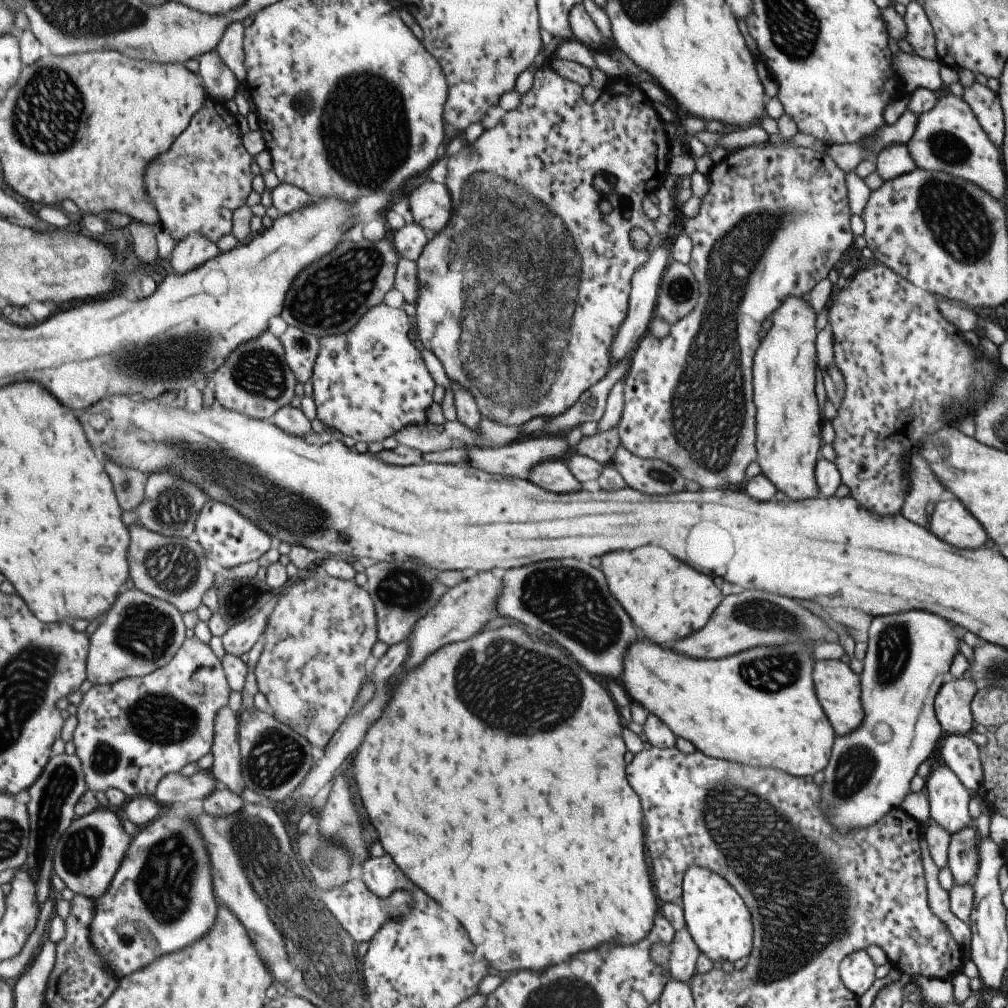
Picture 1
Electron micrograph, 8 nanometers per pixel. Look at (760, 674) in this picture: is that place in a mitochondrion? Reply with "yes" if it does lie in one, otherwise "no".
yes

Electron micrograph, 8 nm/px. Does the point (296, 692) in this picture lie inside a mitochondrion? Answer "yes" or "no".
no

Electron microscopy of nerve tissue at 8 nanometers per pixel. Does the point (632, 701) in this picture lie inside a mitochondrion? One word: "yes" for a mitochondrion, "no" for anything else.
no

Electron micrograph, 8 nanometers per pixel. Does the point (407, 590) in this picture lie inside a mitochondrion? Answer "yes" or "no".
yes

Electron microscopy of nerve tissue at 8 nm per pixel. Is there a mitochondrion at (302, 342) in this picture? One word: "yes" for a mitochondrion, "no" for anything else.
yes

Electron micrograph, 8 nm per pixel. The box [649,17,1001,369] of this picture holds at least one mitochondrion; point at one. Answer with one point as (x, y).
(957, 221)

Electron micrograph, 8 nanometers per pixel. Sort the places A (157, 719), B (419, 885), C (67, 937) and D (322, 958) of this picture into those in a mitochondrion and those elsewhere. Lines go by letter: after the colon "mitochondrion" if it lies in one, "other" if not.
A: mitochondrion
B: other
C: other
D: mitochondrion

